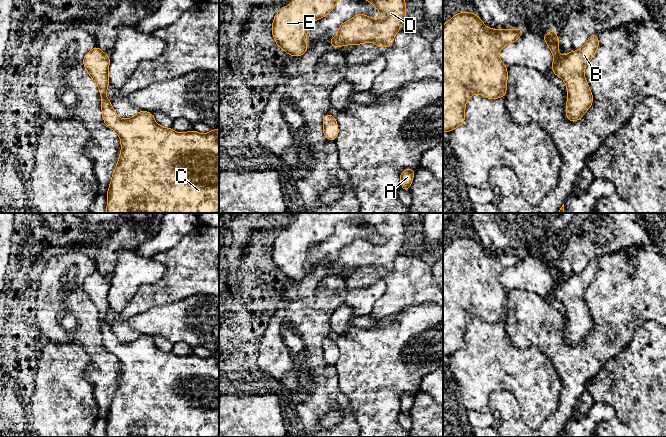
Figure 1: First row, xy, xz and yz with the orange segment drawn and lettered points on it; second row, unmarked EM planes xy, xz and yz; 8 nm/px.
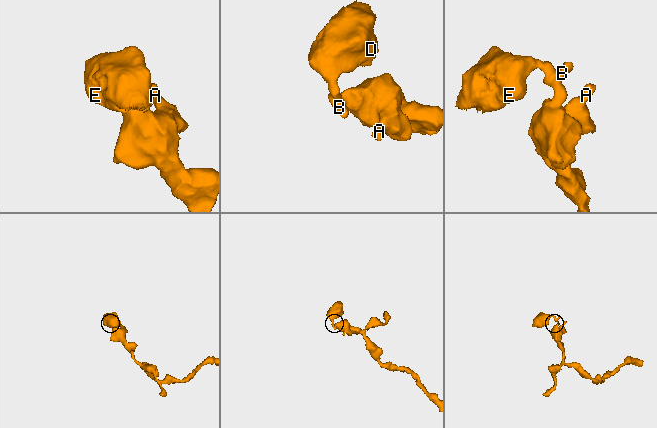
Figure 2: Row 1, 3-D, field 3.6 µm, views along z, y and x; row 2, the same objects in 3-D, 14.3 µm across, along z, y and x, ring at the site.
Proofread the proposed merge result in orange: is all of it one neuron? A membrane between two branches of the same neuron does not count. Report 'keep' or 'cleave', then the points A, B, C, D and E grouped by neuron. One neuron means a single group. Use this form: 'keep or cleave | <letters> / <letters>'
keep | A B C D E

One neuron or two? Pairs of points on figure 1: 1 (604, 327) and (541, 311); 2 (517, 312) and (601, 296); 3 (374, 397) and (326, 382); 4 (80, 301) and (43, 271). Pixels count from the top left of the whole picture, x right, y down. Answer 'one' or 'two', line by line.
1: one
2: one
3: two
4: one

